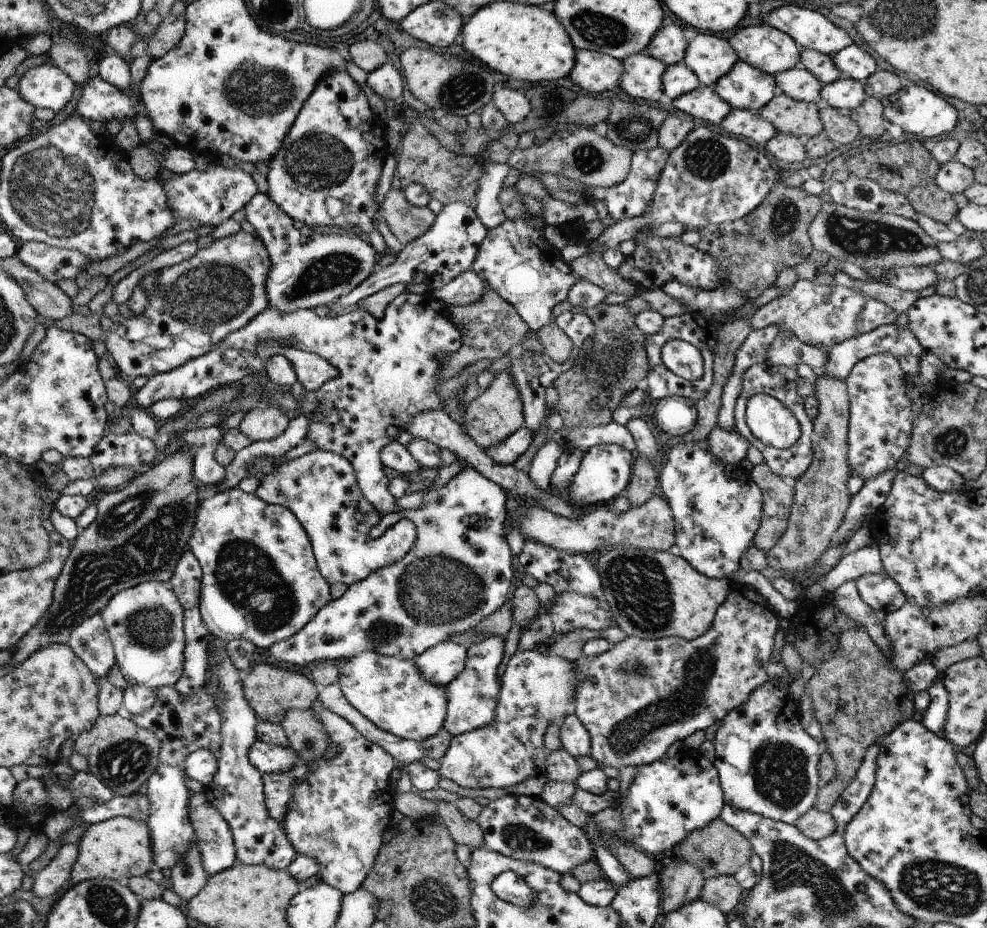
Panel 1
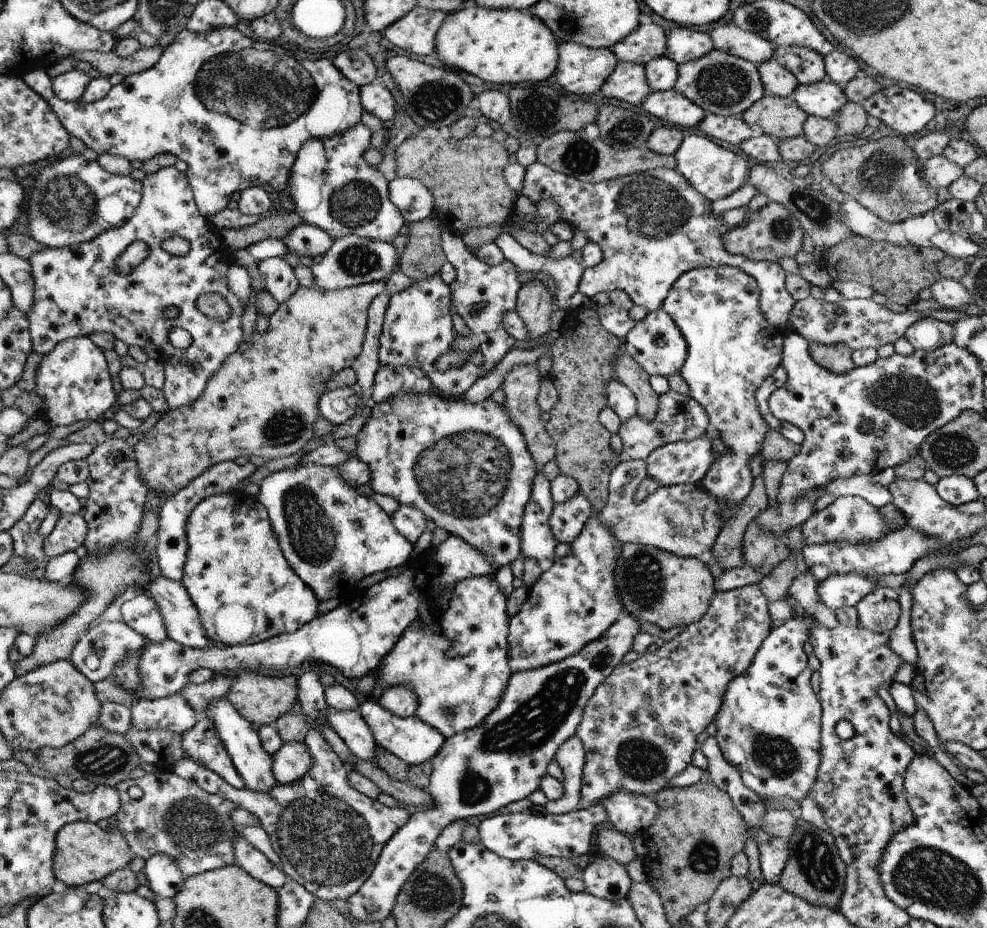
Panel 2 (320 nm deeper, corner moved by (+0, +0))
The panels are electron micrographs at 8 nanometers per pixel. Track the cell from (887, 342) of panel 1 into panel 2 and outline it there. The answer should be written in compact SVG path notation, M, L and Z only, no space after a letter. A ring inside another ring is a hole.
M924 317L908 327L905 337L915 350L933 351L953 342L953 326L932 317Z

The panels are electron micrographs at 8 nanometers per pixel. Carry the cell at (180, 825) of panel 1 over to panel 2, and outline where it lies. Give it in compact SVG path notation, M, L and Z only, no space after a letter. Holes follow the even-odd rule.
M154 855L145 862L142 871L146 874L147 886L155 893L156 900L173 899L185 879L178 865L166 855Z

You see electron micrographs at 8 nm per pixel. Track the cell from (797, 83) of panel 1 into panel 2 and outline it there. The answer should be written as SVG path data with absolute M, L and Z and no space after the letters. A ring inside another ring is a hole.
M773 58L761 62L758 67L766 94L792 97L793 90L799 82L787 68L780 66Z

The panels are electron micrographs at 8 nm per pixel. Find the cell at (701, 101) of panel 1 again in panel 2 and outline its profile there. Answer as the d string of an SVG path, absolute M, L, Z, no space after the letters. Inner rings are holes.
M673 88L667 91L654 91L645 98L642 108L654 118L667 122L669 126L692 128L705 118L705 109L688 100Z

